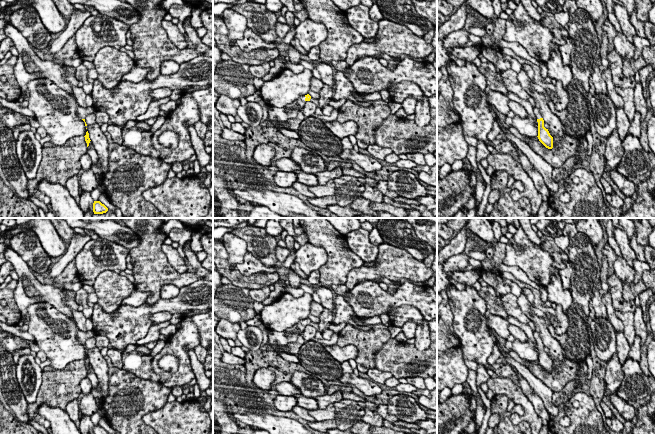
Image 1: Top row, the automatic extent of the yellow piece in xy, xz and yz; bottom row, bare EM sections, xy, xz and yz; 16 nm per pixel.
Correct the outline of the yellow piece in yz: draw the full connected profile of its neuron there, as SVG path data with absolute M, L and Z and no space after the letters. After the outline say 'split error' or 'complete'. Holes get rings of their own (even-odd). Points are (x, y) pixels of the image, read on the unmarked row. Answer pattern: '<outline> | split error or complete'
M537 331L533 332L533 336L537 342L538 346L538 363L539 365L548 373L553 372L553 361L550 359L548 353L544 351L544 344L541 337Z | split error

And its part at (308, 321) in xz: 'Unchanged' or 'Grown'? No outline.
Grown

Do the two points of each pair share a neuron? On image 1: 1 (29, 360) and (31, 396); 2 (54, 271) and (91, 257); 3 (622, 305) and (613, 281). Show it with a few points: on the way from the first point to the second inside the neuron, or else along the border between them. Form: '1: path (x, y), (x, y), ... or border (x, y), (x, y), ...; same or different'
1: path (27, 369), (26, 374), (30, 387); same
2: border (90, 240), (74, 258); different
3: path (617, 300), (616, 287); same

